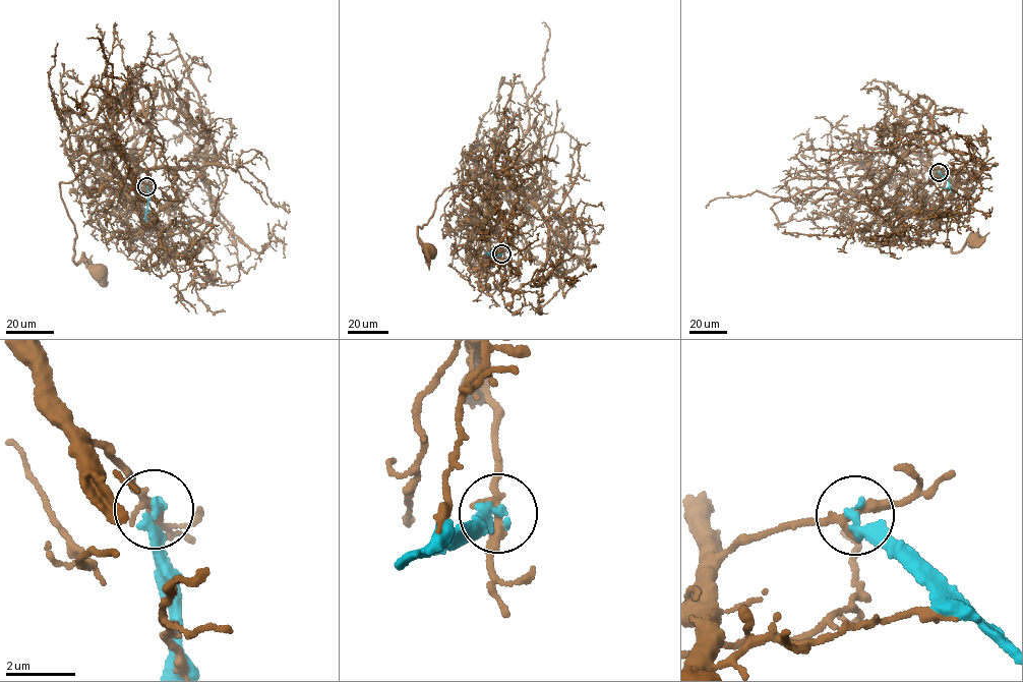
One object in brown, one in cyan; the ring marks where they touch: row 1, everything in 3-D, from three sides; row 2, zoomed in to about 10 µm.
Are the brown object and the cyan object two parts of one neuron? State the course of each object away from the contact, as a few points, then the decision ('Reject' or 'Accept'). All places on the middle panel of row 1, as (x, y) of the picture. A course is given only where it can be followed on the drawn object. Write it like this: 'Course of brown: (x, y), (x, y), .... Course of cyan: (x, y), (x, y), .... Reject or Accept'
Course of brown: (501, 253), (498, 231), (482, 219), (490, 193), (474, 206), (455, 185), (418, 228), (430, 250). Course of cyan: (501, 253), (492, 258), (485, 252). Reject

